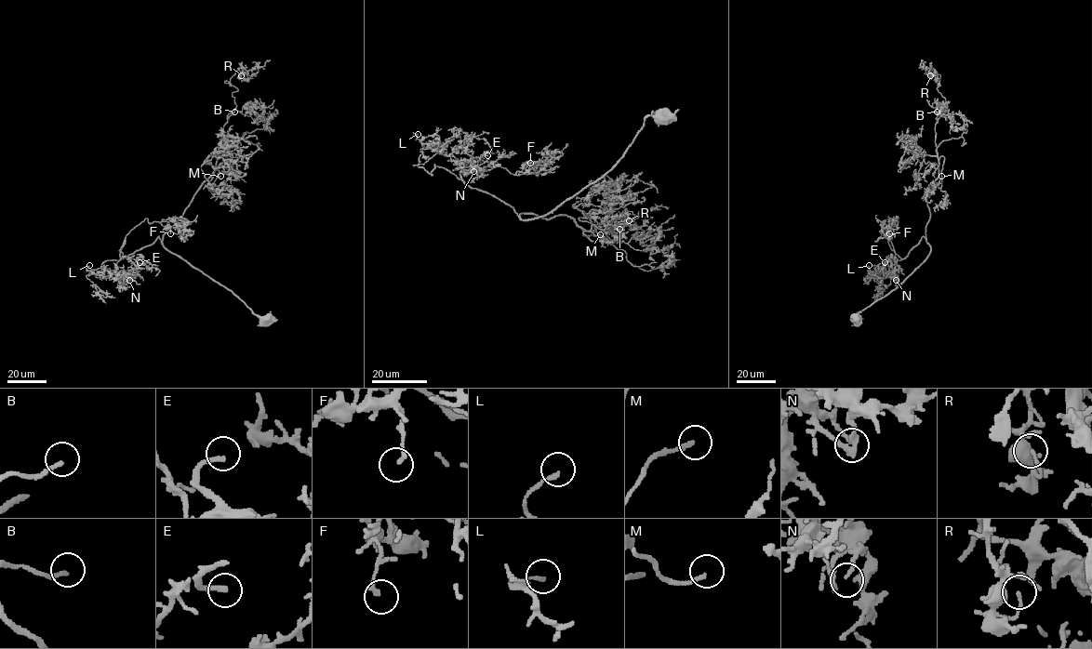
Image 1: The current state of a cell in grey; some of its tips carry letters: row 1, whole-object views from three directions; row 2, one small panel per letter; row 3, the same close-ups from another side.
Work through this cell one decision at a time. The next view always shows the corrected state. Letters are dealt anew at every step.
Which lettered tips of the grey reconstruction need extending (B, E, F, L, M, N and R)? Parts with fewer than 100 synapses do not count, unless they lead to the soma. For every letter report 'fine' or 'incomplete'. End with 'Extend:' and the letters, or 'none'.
B: incomplete
E: incomplete
F: fine
L: fine
M: incomplete
N: fine
R: fine
Extend: B, E, M

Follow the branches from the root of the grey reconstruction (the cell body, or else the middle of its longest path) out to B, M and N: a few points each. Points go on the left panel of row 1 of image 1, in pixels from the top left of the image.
B: (266, 320), (163, 244), (163, 234), (181, 217), (213, 172), (223, 125), (228, 114), (234, 112)
M: (266, 320), (163, 244), (163, 234), (181, 217), (221, 156), (222, 164), (208, 188), (220, 176)
N: (266, 320), (170, 253), (158, 236), (123, 258), (119, 254), (135, 261), (126, 277), (129, 280)

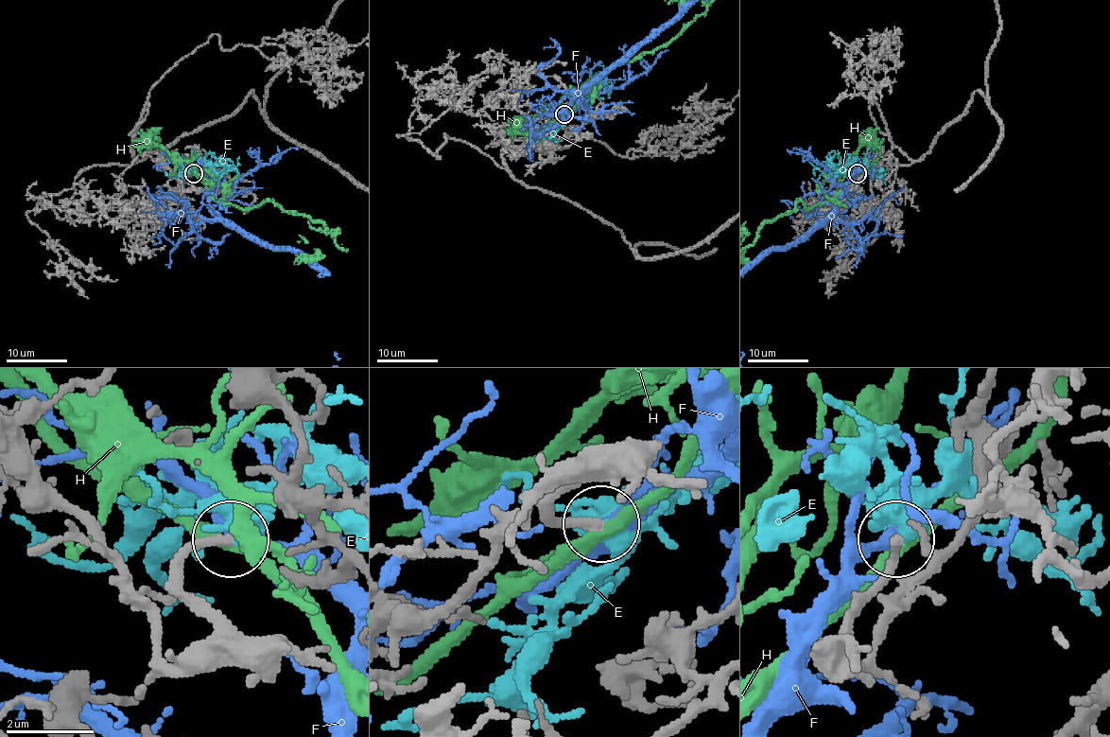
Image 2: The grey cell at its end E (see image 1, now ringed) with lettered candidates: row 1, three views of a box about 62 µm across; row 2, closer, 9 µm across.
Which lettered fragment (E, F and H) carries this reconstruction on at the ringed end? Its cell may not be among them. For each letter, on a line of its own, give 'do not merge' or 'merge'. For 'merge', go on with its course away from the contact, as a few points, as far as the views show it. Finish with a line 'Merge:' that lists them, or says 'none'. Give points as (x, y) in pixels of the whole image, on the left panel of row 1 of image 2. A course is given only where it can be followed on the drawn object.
E: merge; it runs (194, 174), (200, 166), (213, 166), (216, 172), (223, 167), (234, 167), (223, 157)
F: do not merge
H: do not merge
Merge: E

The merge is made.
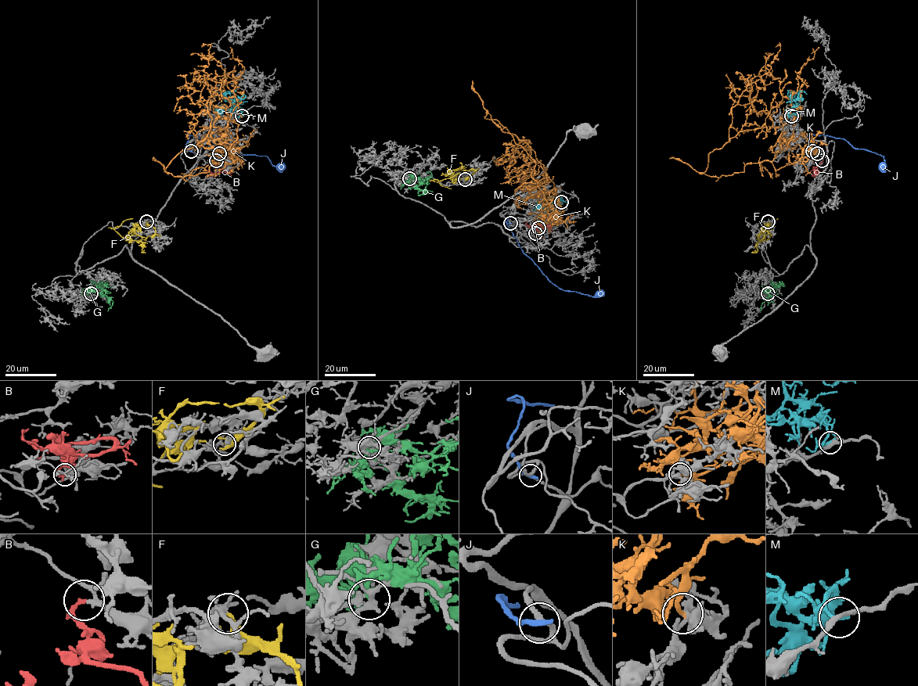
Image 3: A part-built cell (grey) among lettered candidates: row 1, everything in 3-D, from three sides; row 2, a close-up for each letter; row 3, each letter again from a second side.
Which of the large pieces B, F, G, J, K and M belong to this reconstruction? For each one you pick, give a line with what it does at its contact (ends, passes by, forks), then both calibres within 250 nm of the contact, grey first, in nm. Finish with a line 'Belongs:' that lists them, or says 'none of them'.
B: it ends there; 170 nm thick on the grey side, 240 nm on the other
Belongs: B

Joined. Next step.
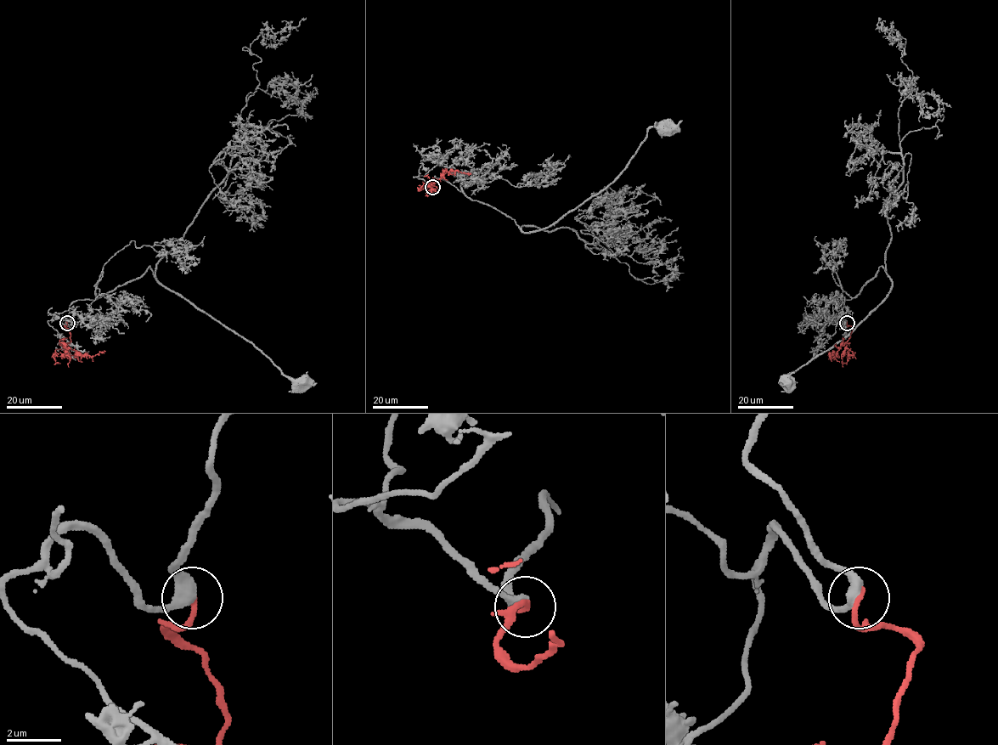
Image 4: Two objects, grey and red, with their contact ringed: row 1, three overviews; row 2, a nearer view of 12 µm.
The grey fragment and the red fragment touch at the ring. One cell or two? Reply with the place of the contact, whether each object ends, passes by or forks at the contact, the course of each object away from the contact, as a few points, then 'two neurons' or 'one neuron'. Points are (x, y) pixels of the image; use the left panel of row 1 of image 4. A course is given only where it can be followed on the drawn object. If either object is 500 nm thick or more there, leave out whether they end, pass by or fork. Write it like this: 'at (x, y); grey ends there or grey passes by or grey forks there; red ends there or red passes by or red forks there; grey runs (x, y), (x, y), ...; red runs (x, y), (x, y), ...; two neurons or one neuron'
at (67, 323); grey passes by; red ends there; grey runs (67, 323), (75, 301), (96, 299), (138, 278), (149, 266), (166, 287), (237, 333), (284, 375), (301, 383); red runs (67, 323), (64, 325), (70, 341), (62, 344), (66, 348), (84, 356), (93, 356), (105, 351); one neuron

